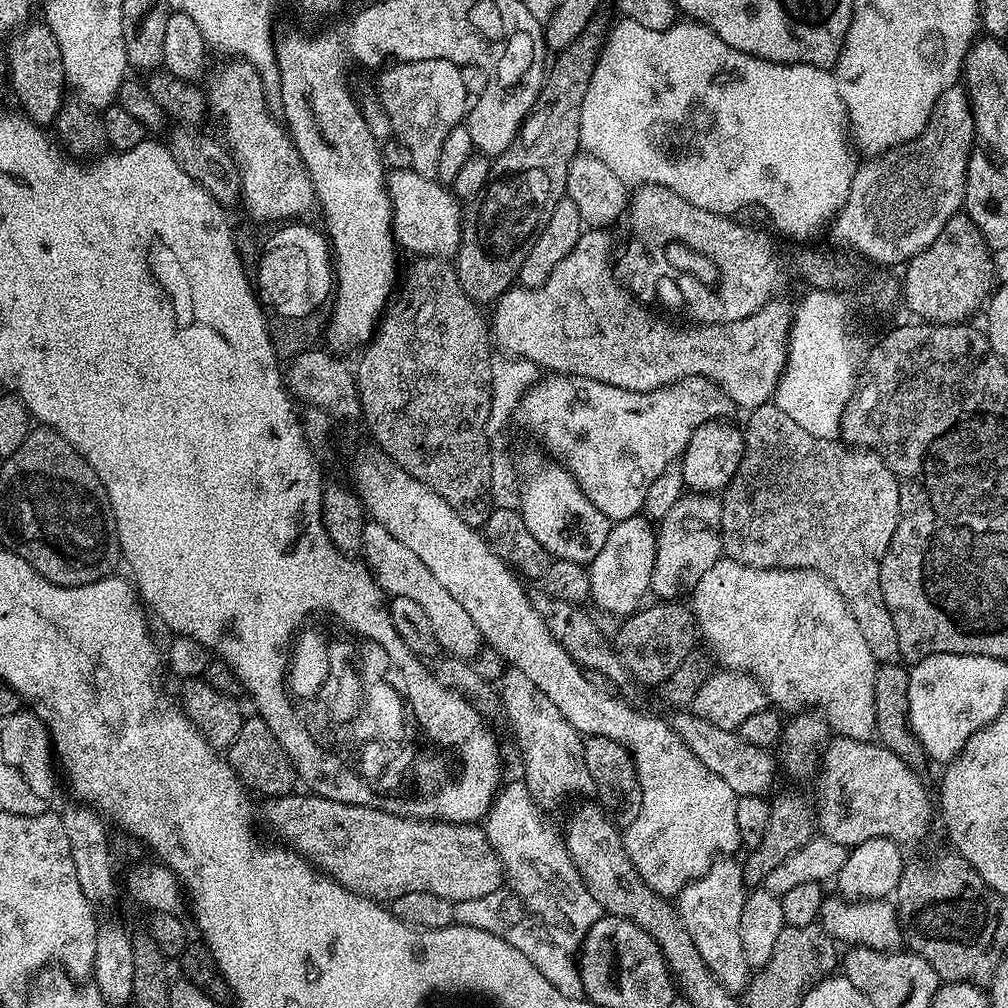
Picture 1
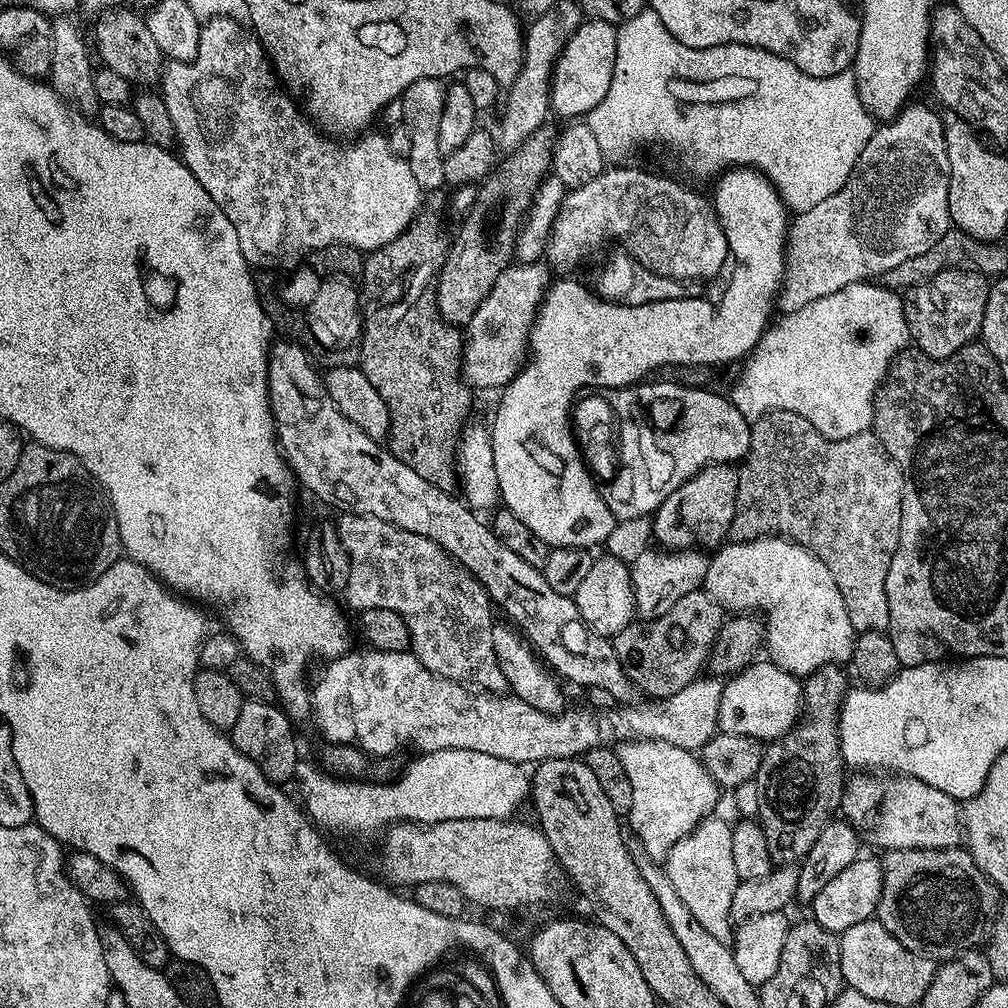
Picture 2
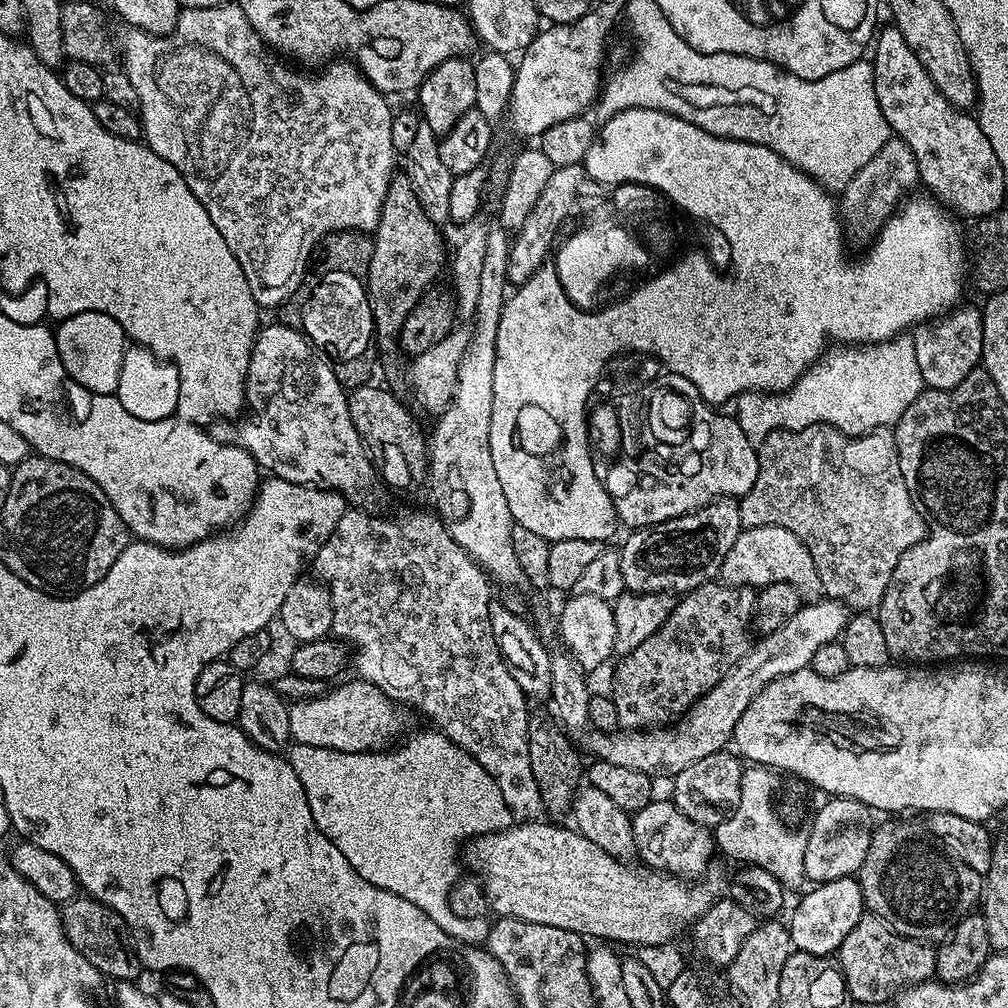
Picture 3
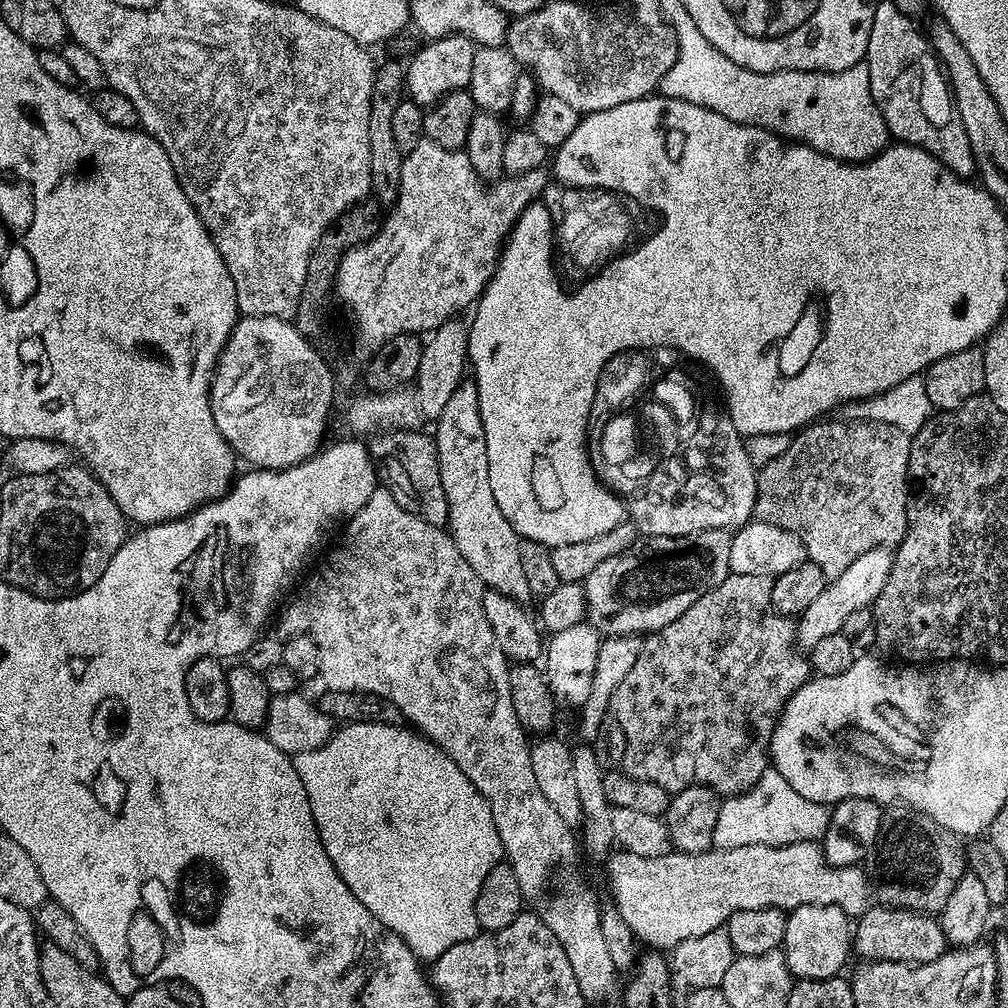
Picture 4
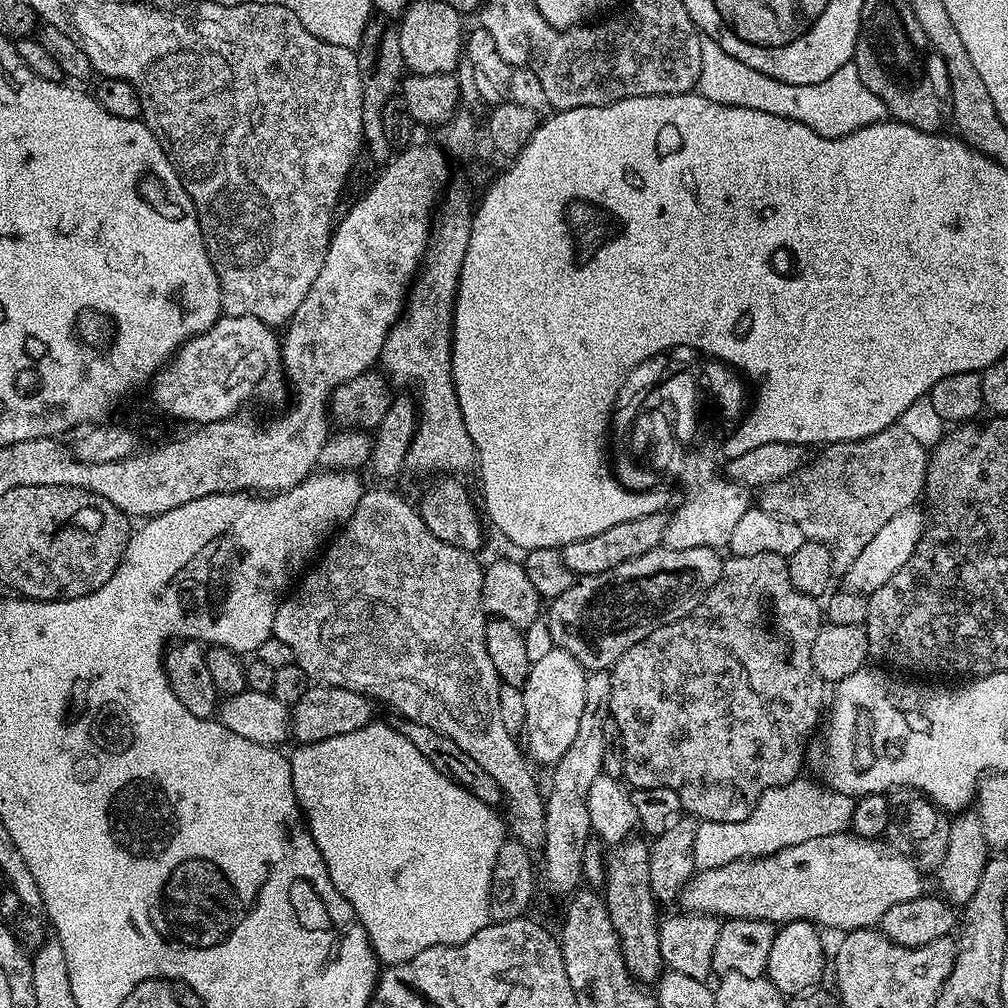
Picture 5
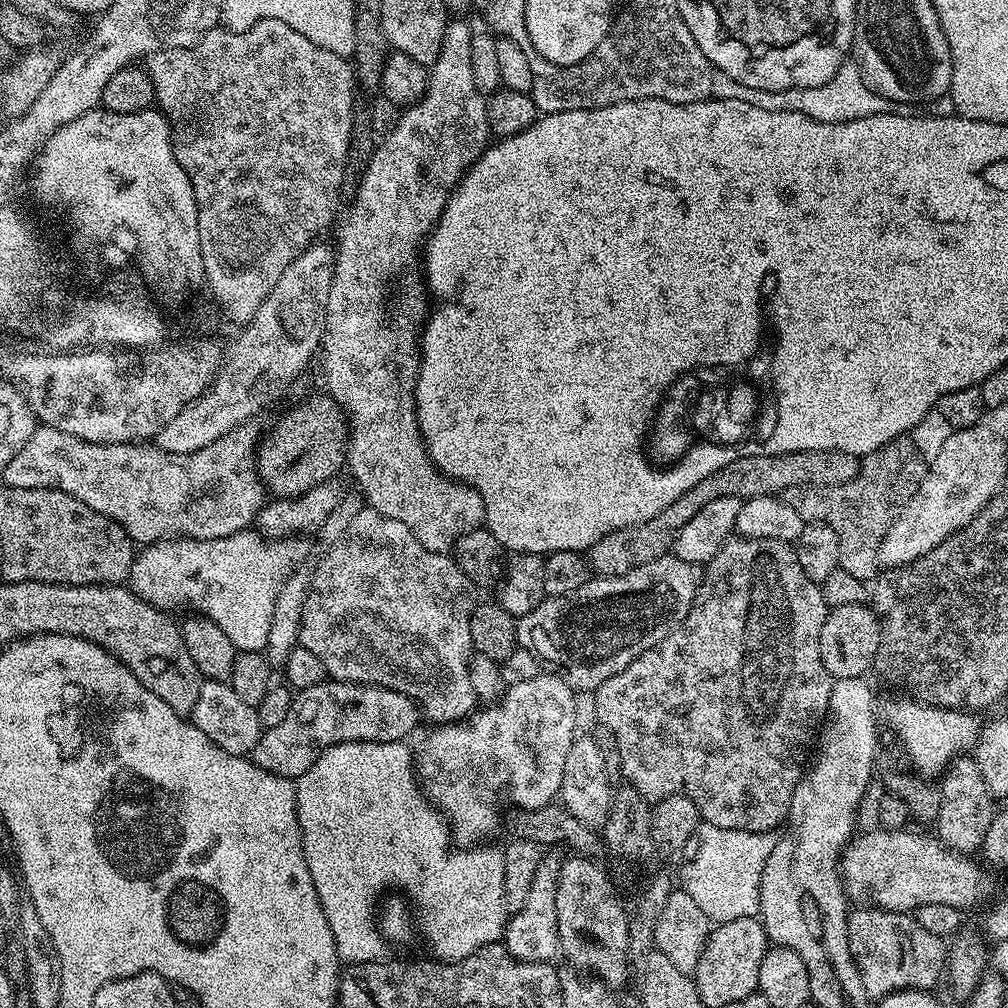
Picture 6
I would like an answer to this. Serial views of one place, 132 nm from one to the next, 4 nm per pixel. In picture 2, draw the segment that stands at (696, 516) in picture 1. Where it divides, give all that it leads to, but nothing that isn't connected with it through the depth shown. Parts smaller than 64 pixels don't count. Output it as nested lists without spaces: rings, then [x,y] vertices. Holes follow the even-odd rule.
[[[649,550],[638,554],[630,566],[636,616],[640,620],[662,618],[678,598],[697,591],[703,585],[708,562],[709,557],[700,550]]]

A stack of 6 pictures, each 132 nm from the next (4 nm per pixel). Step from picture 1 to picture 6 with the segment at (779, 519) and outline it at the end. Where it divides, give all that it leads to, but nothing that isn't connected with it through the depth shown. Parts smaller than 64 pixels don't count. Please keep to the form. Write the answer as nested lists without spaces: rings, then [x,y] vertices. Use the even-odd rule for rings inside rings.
[[[910,438],[892,440],[877,452],[871,452],[860,462],[858,474],[846,486],[833,488],[791,488],[782,494],[787,504],[802,514],[805,522],[829,524],[838,534],[840,547],[839,571],[854,574],[865,582],[875,581],[882,571],[880,547],[892,523],[900,512],[918,494],[928,464],[918,454]]]

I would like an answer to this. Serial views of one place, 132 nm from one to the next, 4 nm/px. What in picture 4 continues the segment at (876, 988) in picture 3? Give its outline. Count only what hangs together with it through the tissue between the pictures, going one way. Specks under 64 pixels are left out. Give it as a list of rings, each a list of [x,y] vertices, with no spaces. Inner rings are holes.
[[[869,906],[854,924],[854,952],[864,962],[885,960],[903,964],[934,962],[949,947],[948,939],[939,919],[923,912],[911,912],[905,908]]]

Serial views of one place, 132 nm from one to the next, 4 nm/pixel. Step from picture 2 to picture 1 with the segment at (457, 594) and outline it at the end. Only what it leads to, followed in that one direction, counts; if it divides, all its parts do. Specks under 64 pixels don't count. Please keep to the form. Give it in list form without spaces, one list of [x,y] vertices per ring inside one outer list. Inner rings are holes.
[[[375,522],[365,523],[360,552],[381,592],[389,597],[410,598],[418,602],[418,606],[422,606],[426,618],[430,618],[430,626],[434,626],[434,638],[438,638],[441,649],[449,657],[472,658],[468,656],[479,654],[480,648],[482,649],[480,631],[471,621],[470,614],[466,614],[466,610],[462,610],[462,606],[458,606],[458,602],[450,598],[448,591],[438,583],[438,578],[434,578],[434,574],[426,570],[422,558],[418,558],[418,554],[414,554],[407,546],[402,546],[402,542],[398,542],[398,538],[394,538],[394,534],[386,530],[386,526]]]

